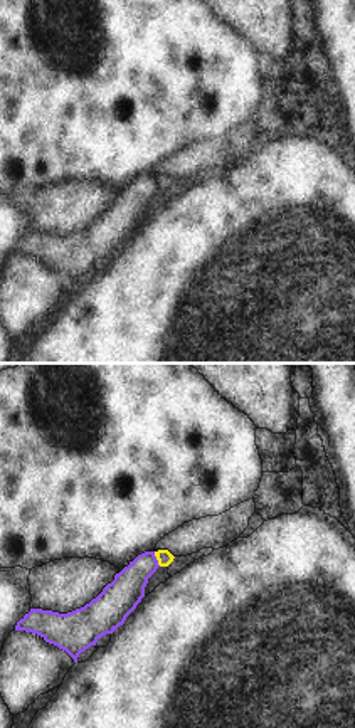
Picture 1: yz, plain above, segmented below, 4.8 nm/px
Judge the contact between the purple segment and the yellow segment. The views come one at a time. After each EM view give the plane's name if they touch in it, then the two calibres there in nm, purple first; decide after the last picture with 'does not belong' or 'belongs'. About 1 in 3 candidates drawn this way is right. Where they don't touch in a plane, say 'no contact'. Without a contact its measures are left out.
meets purple in yz; 170 nm thick on the purple side, 70 nm on the other

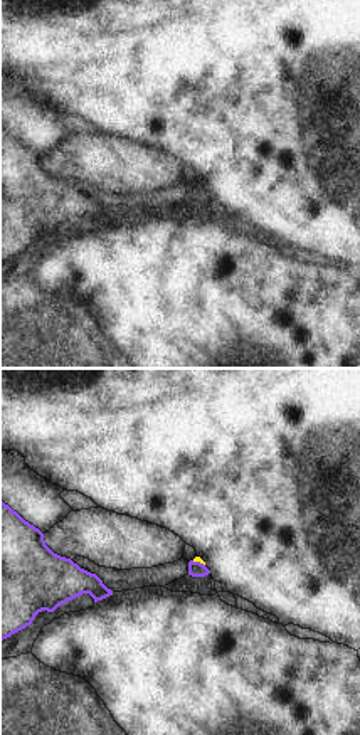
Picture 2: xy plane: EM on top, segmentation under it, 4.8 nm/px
meets purple in xy; 80 nm thick on the purple side, 30 nm on the other

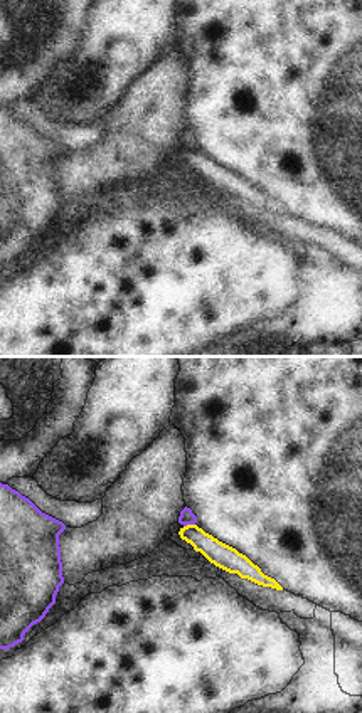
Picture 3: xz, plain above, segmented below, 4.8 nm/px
meets purple in xz; 70 nm thick on the purple side, 120 nm on the other

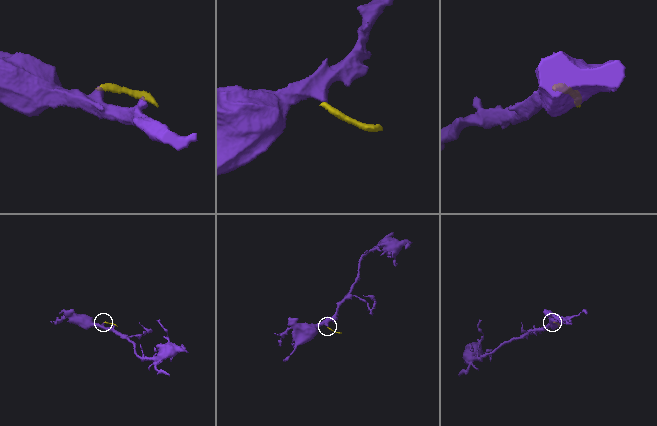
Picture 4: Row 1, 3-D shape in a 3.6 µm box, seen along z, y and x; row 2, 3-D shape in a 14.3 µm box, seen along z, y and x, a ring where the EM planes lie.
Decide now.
does not belong

